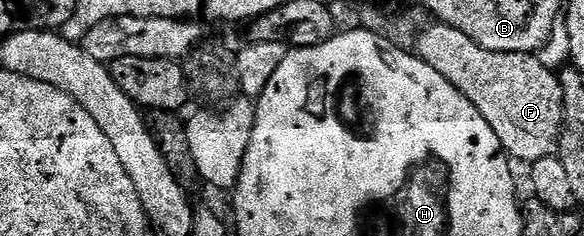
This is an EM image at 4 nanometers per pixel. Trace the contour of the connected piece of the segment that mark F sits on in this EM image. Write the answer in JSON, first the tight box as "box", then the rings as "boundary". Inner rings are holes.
{"box":[413,23,563,162],"boundary":[[[433,23],[413,41],[414,52],[437,71],[493,127],[503,152],[516,162],[553,157],[563,136],[563,92],[559,73],[534,53],[502,53],[481,47],[457,27]]]}

